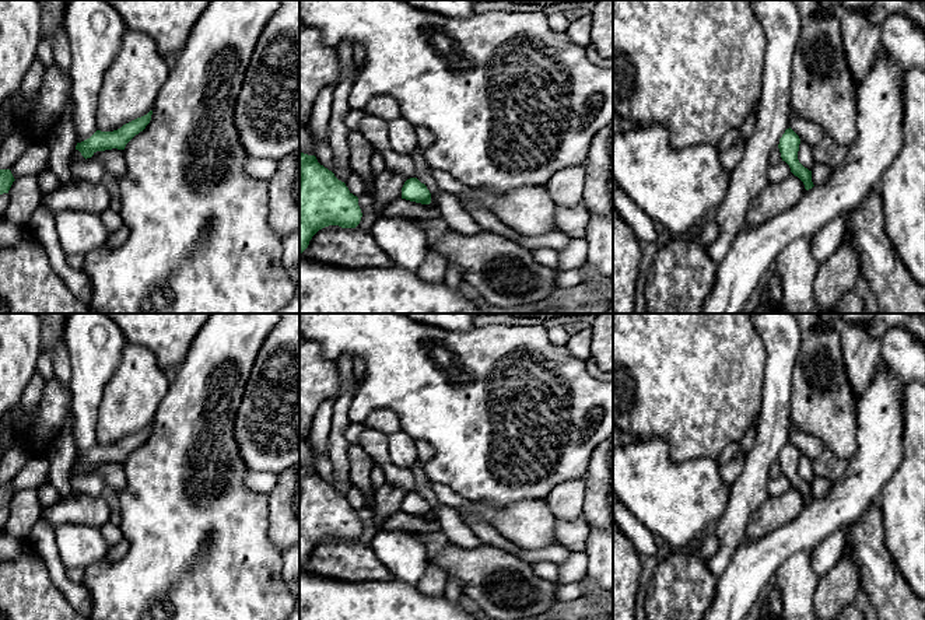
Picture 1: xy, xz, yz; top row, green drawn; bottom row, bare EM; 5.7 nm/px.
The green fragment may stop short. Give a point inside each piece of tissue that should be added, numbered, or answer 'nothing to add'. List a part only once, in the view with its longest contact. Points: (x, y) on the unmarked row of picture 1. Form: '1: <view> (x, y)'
nothing to add

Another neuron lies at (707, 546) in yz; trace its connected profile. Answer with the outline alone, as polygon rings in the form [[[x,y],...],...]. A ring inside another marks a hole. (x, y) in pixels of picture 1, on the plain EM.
[[[715,533],[704,535],[693,547],[701,557],[708,558],[716,554],[719,540]]]

